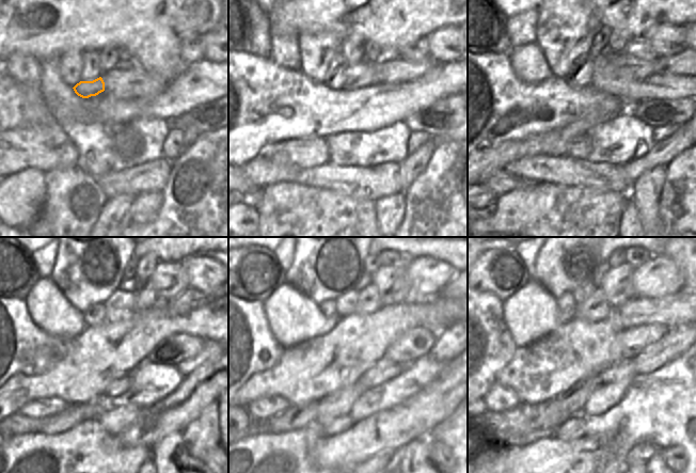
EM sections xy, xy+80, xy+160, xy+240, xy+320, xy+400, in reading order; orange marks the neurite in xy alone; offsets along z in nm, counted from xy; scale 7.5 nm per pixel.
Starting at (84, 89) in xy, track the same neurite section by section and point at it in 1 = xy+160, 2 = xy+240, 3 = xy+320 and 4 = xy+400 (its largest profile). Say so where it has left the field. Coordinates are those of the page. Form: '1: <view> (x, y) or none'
1: xy+160 (636, 68)
2: xy+240 (190, 299)
3: xy+320 (445, 292)
4: none

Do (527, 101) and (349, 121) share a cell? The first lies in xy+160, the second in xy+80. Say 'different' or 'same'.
same

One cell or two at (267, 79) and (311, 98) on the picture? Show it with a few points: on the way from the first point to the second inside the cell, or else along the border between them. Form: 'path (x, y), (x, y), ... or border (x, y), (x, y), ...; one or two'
path (278, 90), (286, 98), (300, 98); one

